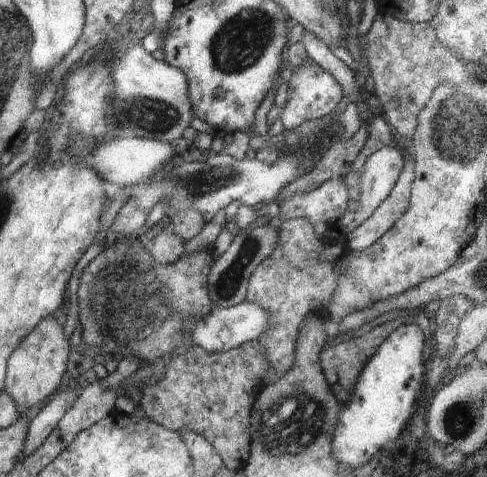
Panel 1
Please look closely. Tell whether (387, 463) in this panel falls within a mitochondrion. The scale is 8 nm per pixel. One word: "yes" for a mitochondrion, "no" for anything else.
no

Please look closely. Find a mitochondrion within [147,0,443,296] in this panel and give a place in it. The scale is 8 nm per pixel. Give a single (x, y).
(243, 39)

